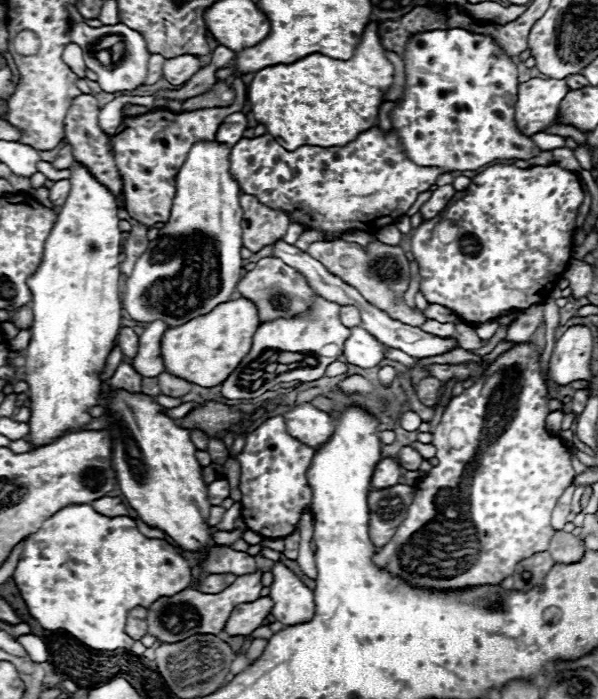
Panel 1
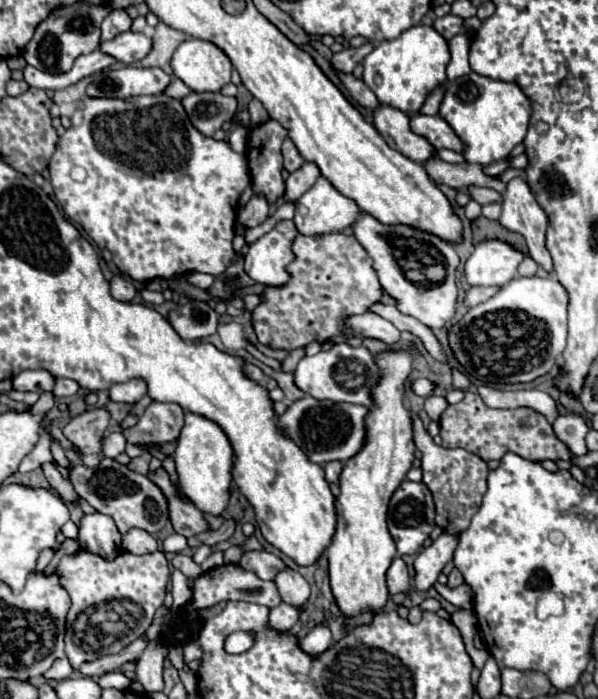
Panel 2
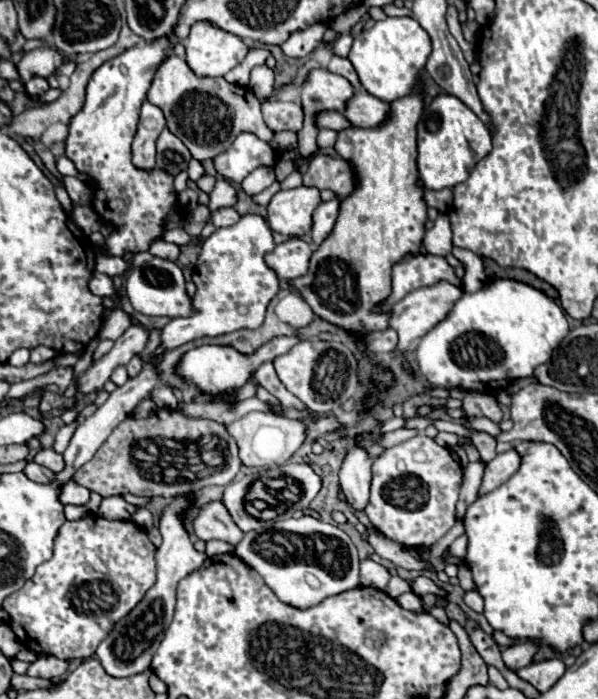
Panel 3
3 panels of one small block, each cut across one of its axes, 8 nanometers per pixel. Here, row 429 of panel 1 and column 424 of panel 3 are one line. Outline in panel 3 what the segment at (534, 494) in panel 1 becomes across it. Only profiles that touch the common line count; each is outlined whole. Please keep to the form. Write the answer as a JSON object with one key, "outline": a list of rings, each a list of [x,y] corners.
{"outline":[[[418,434],[408,442],[402,442],[394,448],[384,450],[372,462],[372,488],[370,488],[370,504],[366,506],[366,516],[382,532],[386,538],[406,546],[406,548],[422,548],[438,542],[456,522],[454,508],[458,502],[458,490],[462,484],[462,468],[450,456],[450,450],[438,446],[432,438]]]}

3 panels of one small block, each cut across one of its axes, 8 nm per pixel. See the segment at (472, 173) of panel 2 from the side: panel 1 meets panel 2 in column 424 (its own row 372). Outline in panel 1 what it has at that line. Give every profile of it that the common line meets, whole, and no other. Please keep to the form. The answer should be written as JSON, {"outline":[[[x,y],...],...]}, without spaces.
{"outline":[[[162,372],[162,374],[158,376],[158,382],[160,382],[162,394],[166,394],[166,396],[182,398],[184,394],[190,392],[190,382],[182,380],[182,378],[176,378],[176,376],[168,374],[168,372]]]}

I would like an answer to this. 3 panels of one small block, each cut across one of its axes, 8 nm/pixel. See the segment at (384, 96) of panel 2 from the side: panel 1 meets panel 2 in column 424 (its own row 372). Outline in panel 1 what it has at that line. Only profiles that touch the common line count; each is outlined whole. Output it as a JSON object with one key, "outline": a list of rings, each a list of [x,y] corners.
{"outline":[[[74,164],[72,186],[56,222],[44,242],[42,262],[28,278],[32,290],[32,340],[26,350],[26,384],[32,400],[28,442],[46,446],[66,428],[82,428],[92,420],[86,412],[98,404],[104,382],[98,374],[116,344],[120,332],[120,252],[116,196],[100,184],[86,166]]]}

